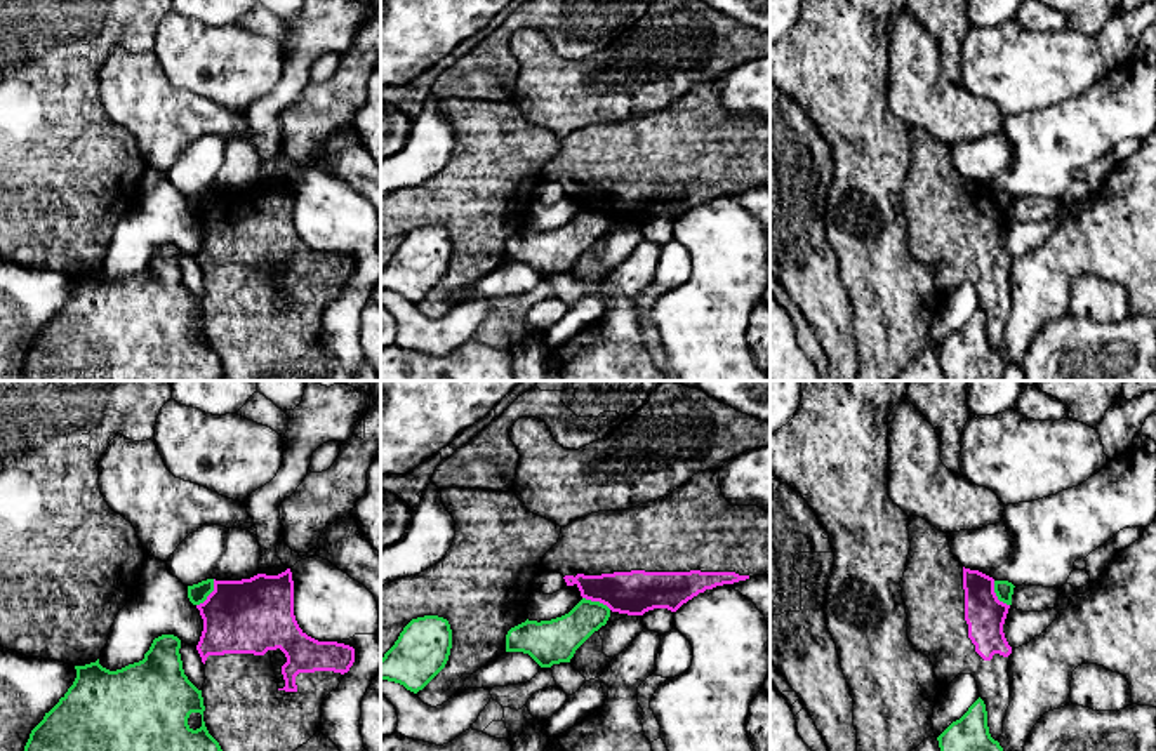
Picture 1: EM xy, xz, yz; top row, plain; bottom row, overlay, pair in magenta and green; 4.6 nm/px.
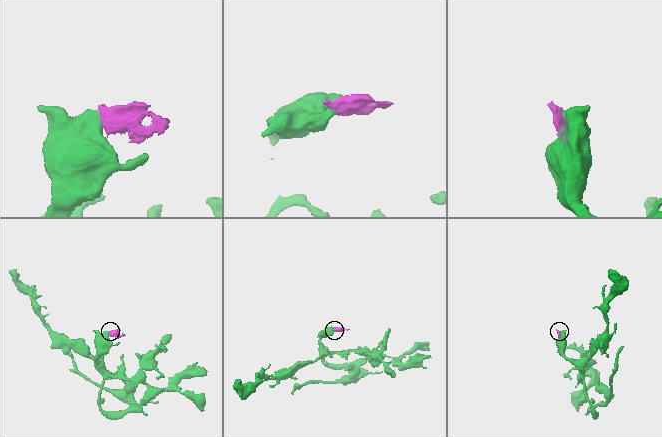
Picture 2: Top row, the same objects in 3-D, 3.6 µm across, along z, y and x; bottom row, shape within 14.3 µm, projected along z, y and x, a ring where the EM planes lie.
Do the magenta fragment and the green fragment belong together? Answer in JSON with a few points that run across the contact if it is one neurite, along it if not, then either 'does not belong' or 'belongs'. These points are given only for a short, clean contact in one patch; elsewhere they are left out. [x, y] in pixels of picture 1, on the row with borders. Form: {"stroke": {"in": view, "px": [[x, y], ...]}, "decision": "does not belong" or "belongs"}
{"stroke": {"in": "xy", "px": [[214, 579], [214, 590], [197, 605]]}, "decision": "does not belong"}

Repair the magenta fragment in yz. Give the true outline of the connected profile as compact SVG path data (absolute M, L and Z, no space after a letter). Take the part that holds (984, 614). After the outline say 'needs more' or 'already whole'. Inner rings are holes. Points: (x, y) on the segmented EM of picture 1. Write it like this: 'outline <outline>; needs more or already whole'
outline M909 518L911 551L900 581L907 614L907 638L916 652L925 654L942 688L958 675L972 675L979 697L986 704L987 727L994 741L1003 734L1003 720L1010 706L1008 645L1003 624L1010 605L998 600L994 579L960 565L951 553L947 534L932 527L925 518Z; needs more

